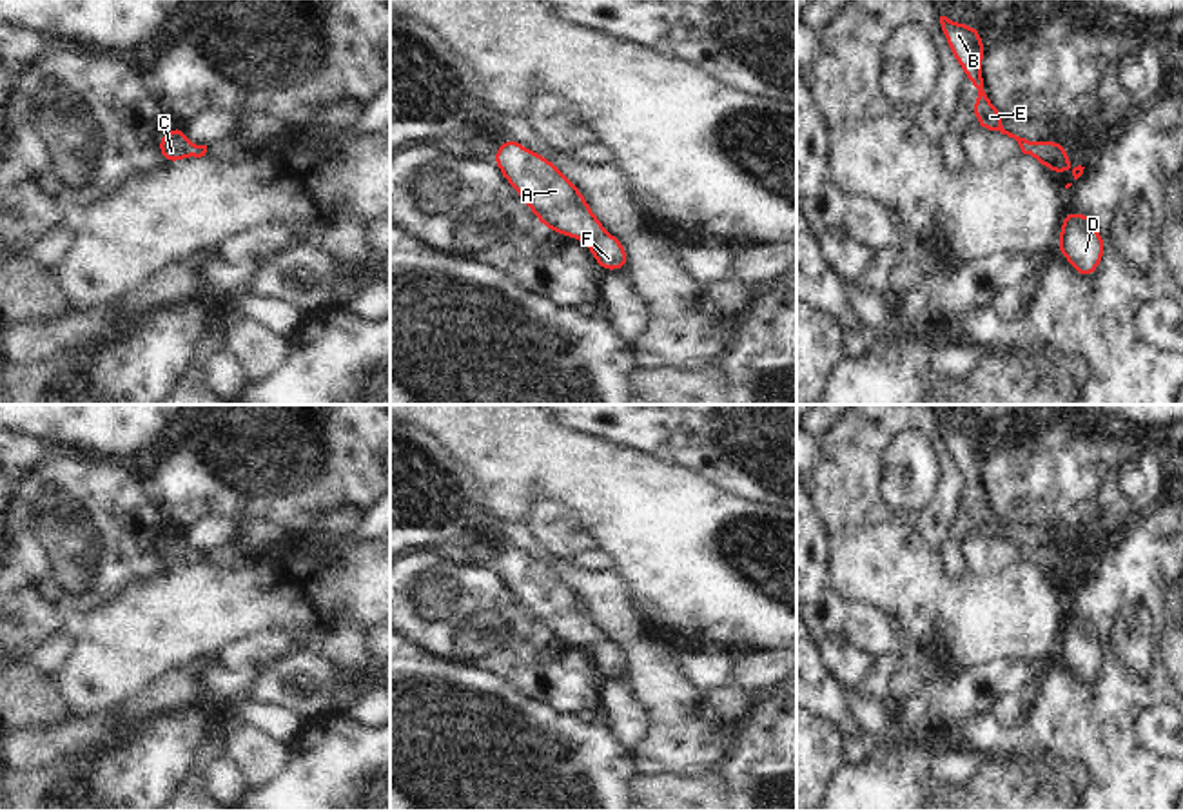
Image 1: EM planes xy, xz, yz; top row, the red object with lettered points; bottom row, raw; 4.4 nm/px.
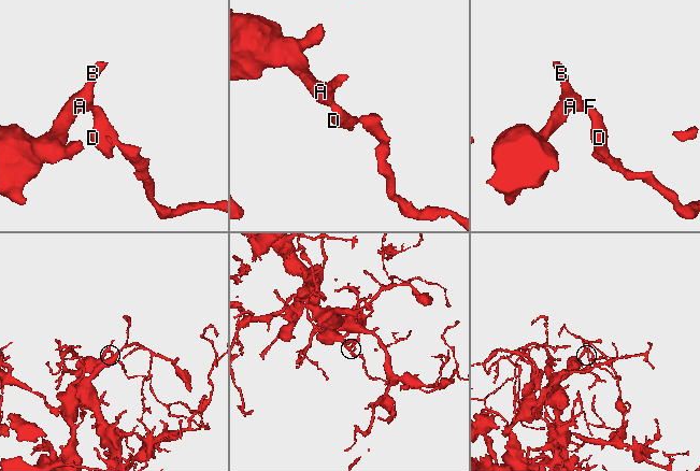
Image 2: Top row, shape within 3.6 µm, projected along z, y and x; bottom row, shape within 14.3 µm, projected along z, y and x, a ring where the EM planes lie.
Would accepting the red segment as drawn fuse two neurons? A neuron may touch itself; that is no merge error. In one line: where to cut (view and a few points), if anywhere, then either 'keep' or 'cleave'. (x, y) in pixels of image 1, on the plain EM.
no cut; keep

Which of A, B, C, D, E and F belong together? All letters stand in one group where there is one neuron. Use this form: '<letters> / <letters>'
A B C D E F

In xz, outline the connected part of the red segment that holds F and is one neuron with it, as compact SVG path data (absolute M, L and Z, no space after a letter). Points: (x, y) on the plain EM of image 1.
M506 544L494 568L544 633L588 650L604 679L626 677L628 662L619 644L604 637L581 597L550 566Z

